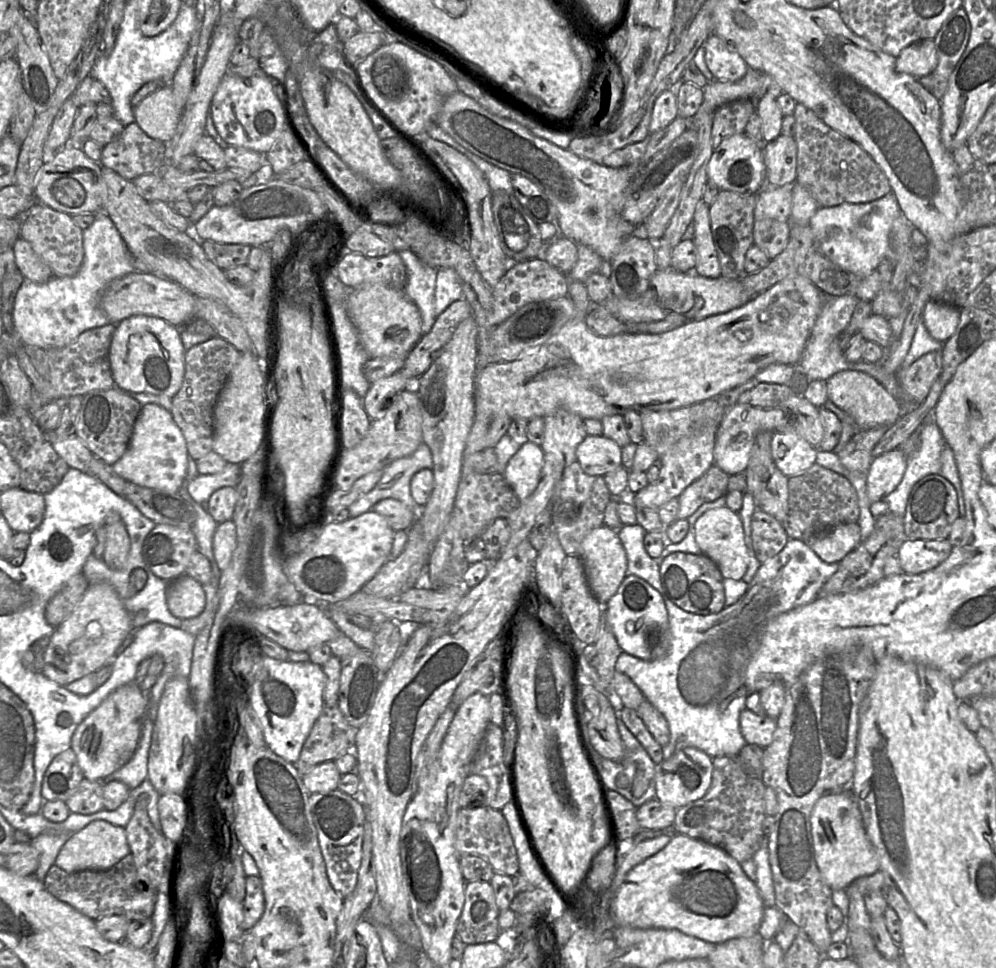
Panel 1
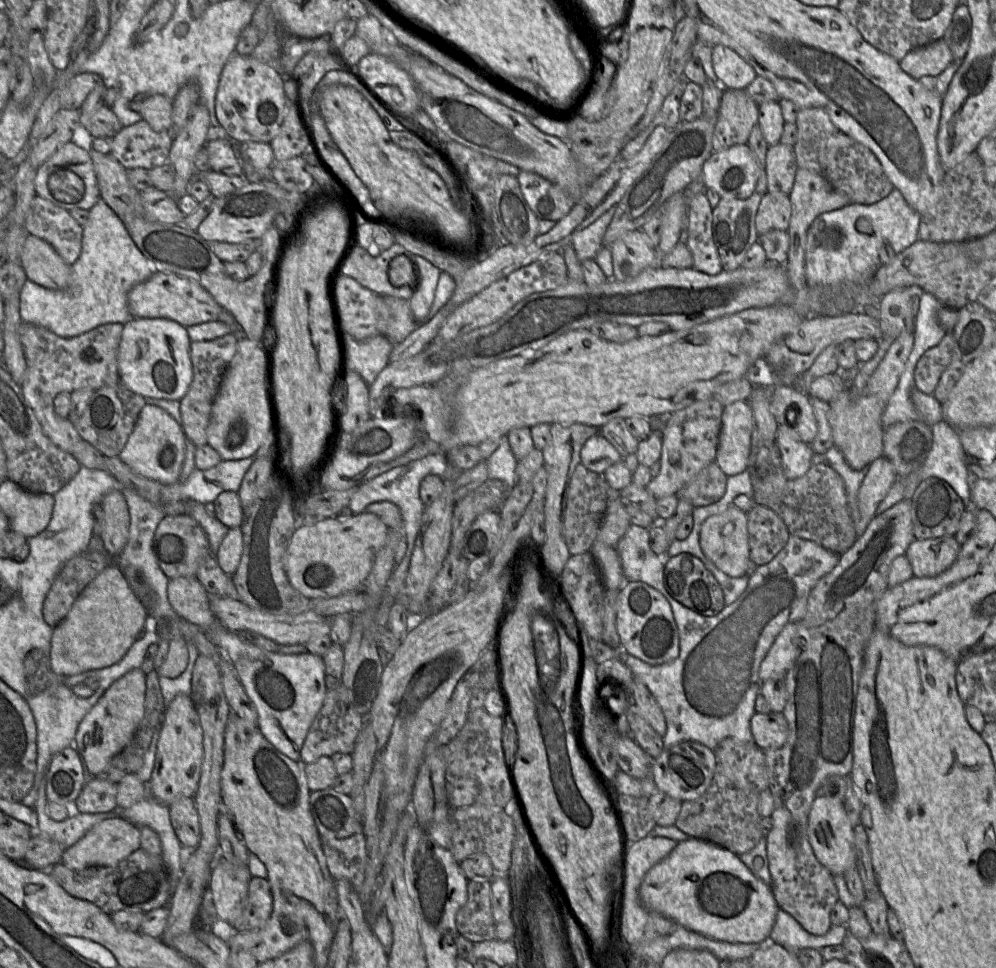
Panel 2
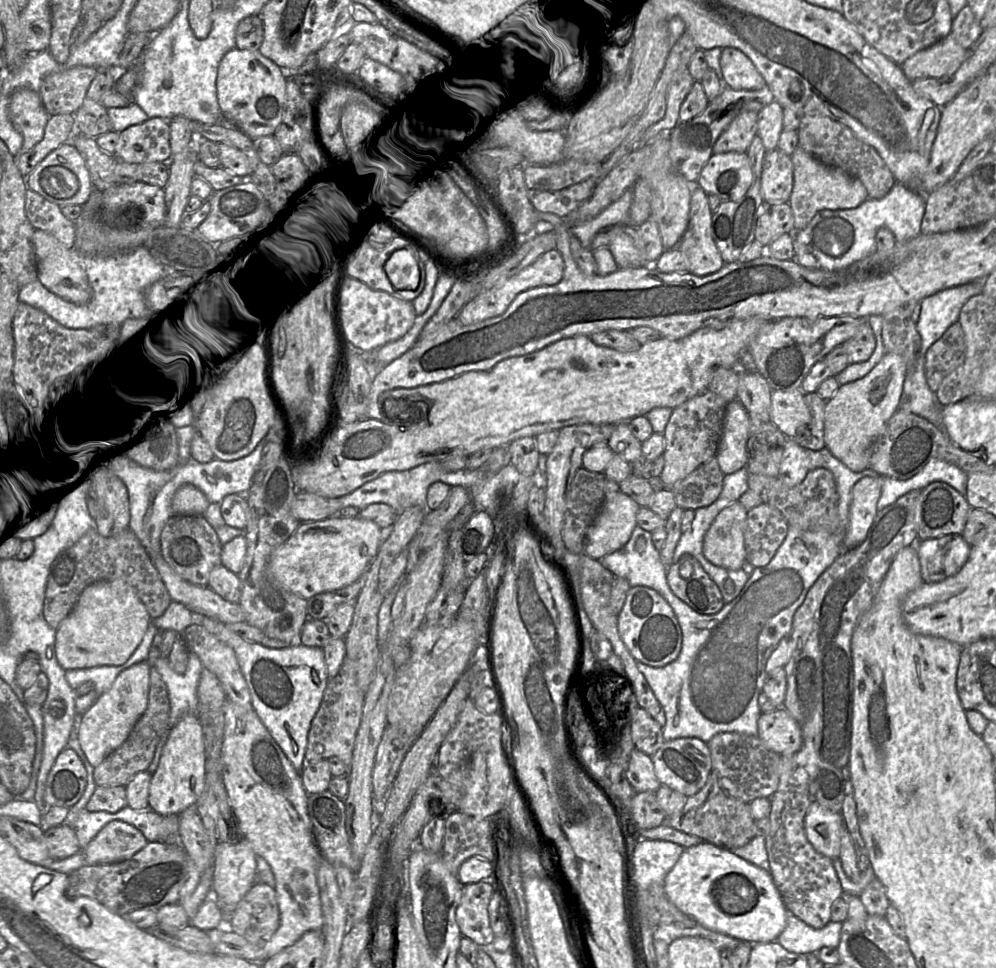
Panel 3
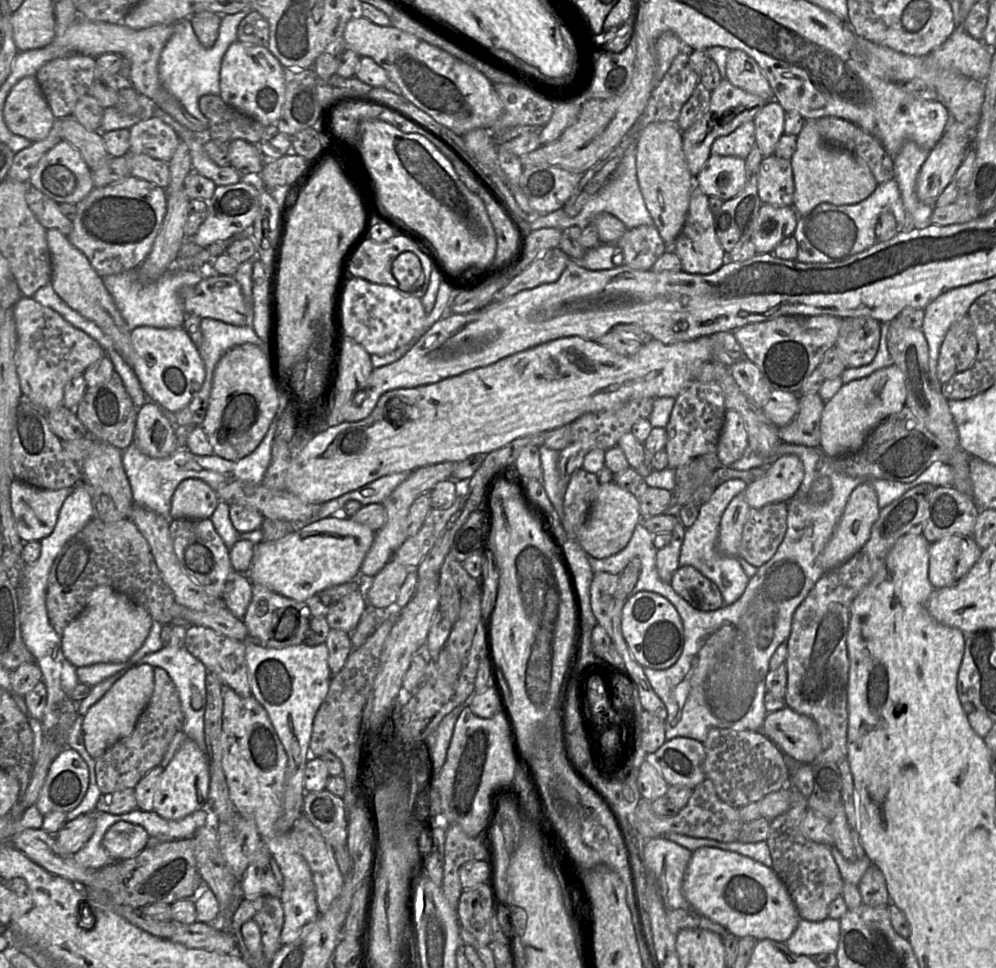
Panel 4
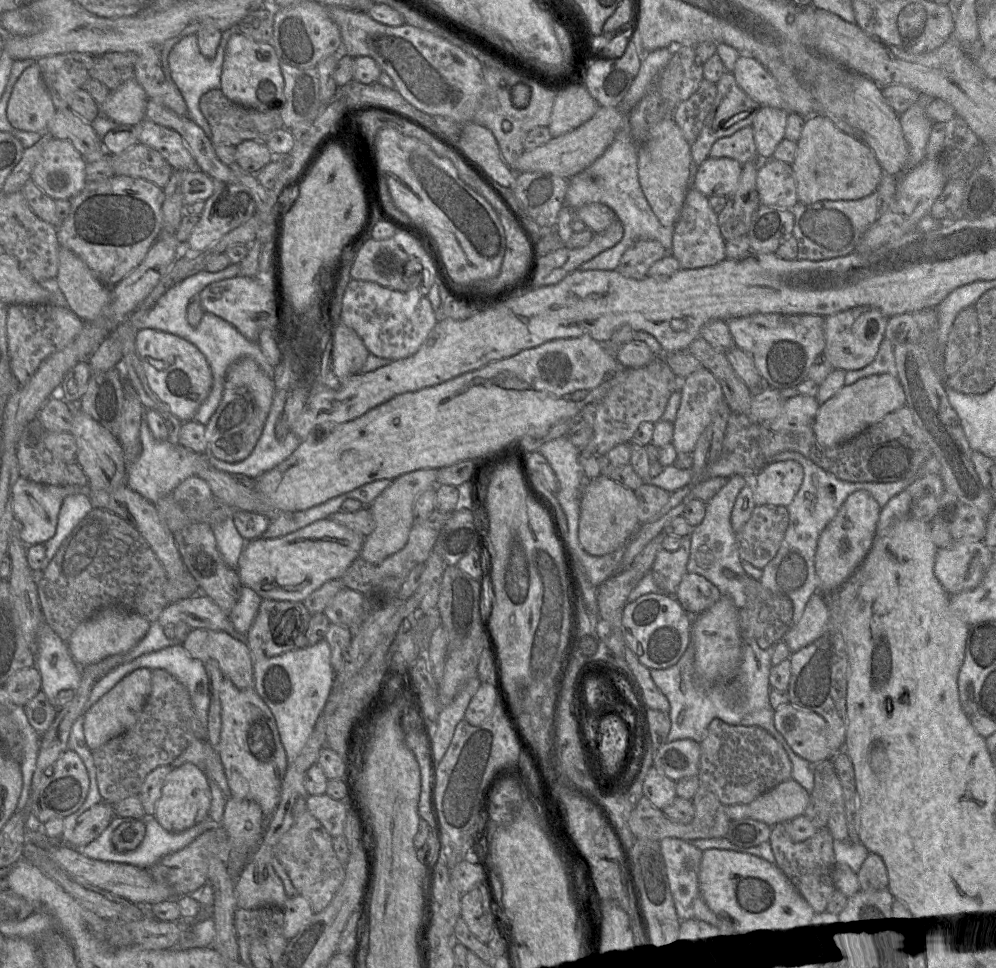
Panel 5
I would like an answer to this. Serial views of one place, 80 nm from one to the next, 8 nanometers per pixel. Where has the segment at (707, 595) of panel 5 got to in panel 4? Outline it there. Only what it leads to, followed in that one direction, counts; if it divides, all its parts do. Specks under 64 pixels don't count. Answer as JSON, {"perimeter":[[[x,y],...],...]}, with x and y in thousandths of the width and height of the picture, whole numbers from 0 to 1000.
{"perimeter":[[[683,585],[677,591],[673,603],[683,617],[700,630],[718,631],[727,626],[720,604],[696,585]]]}

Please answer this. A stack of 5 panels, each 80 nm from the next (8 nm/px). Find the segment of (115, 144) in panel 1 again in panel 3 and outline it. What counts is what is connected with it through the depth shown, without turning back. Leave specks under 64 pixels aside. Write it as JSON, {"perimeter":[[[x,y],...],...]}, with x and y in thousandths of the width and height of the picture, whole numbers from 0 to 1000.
{"perimeter":[[[161,121],[150,122],[120,136],[115,162],[128,168],[170,168],[171,130]]]}

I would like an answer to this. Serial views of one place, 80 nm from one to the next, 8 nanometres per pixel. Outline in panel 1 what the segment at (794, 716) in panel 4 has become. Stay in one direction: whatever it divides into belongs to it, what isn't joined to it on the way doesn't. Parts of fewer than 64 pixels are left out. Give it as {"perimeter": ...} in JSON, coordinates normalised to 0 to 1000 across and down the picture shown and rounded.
{"perimeter":[[[748,731],[742,740],[743,755],[750,769],[771,772],[780,751],[779,743],[770,739],[762,740]]]}

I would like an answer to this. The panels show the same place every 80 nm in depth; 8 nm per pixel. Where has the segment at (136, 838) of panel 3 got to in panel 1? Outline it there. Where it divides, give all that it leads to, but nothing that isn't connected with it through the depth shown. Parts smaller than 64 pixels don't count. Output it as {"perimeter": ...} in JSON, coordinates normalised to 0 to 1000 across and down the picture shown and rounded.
{"perimeter":[[[96,847],[71,863],[61,876],[55,893],[69,902],[83,899],[105,900],[113,896],[130,881],[131,876],[126,856],[104,847]]]}

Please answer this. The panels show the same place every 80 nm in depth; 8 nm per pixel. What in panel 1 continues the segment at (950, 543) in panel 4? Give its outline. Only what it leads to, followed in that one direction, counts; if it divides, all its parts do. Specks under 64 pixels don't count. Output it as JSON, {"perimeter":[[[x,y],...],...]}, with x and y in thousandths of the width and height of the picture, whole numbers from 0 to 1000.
{"perimeter":[[[909,558],[901,570],[901,576],[909,593],[925,593],[938,588],[953,573],[957,564],[947,558]]]}

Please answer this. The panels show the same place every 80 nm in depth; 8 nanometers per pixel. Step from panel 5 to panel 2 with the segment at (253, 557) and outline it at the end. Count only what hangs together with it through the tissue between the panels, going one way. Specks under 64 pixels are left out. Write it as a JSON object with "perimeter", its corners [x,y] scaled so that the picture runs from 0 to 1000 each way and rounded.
{"perimeter":[[[367,528],[346,537],[303,538],[295,548],[286,571],[289,599],[309,619],[334,618],[364,605],[390,551],[391,545],[383,536]]]}

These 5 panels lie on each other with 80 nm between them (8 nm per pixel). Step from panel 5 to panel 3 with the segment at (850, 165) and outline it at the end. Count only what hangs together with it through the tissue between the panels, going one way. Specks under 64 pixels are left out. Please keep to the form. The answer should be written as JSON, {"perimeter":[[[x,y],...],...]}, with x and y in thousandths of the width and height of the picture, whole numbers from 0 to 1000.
{"perimeter":[[[802,151],[794,160],[796,167],[796,195],[792,211],[797,223],[797,241],[807,237],[818,221],[827,216],[842,217],[858,215],[871,206],[865,188],[842,174],[820,165]]]}

